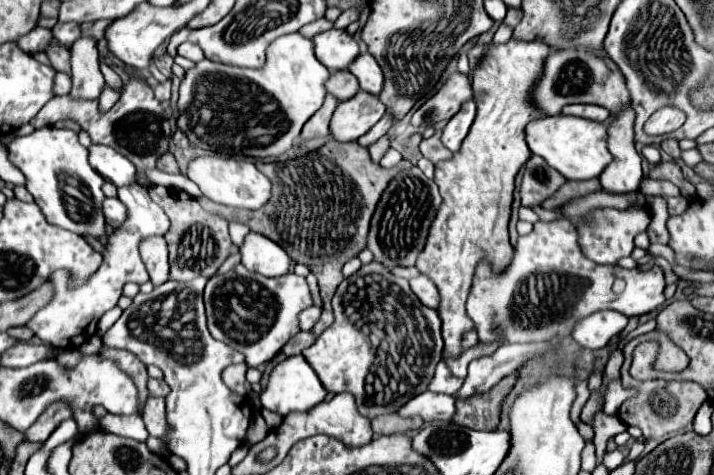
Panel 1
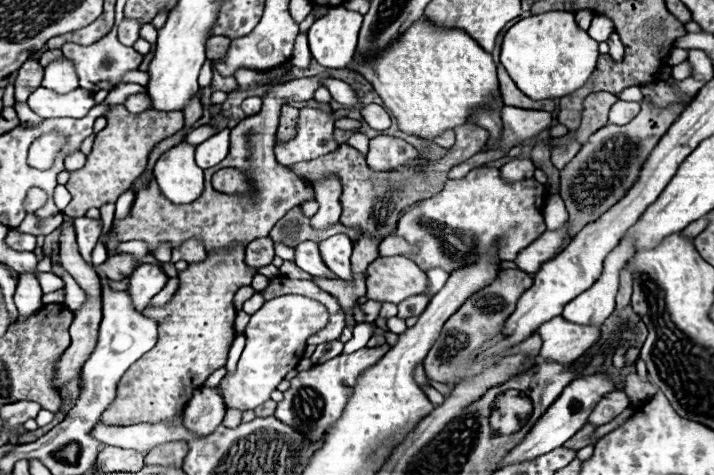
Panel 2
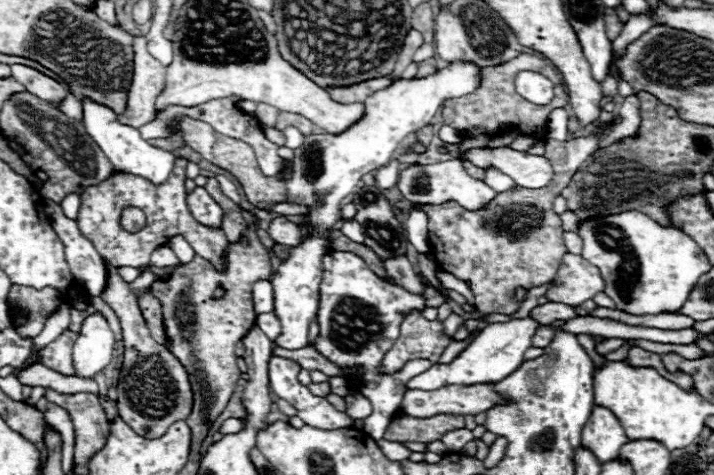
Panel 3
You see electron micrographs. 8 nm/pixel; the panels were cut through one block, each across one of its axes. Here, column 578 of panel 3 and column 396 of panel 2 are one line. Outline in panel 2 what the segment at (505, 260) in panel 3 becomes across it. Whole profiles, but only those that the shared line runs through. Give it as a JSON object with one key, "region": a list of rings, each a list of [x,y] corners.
{"region":[[[376,136],[370,138],[370,152],[366,156],[368,166],[372,170],[394,170],[410,160],[414,160],[418,156],[418,152],[404,140],[394,138],[394,136]]]}

